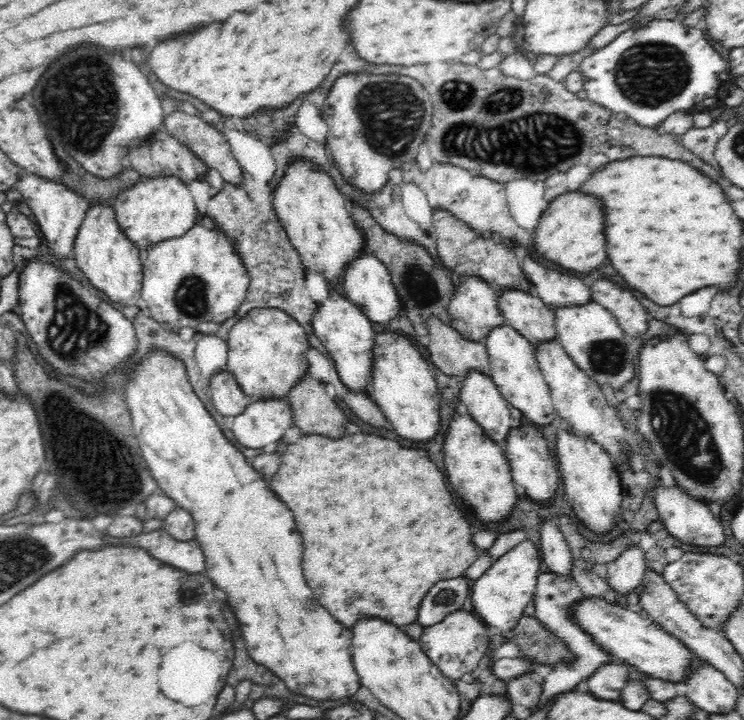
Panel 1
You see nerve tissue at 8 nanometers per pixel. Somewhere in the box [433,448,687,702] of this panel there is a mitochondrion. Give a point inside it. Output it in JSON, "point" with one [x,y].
{"point":[534,641]}

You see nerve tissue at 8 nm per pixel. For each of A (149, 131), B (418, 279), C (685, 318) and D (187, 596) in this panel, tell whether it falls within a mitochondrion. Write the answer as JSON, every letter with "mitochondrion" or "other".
{"A":"other","B":"mitochondrion","C":"other","D":"mitochondrion"}

